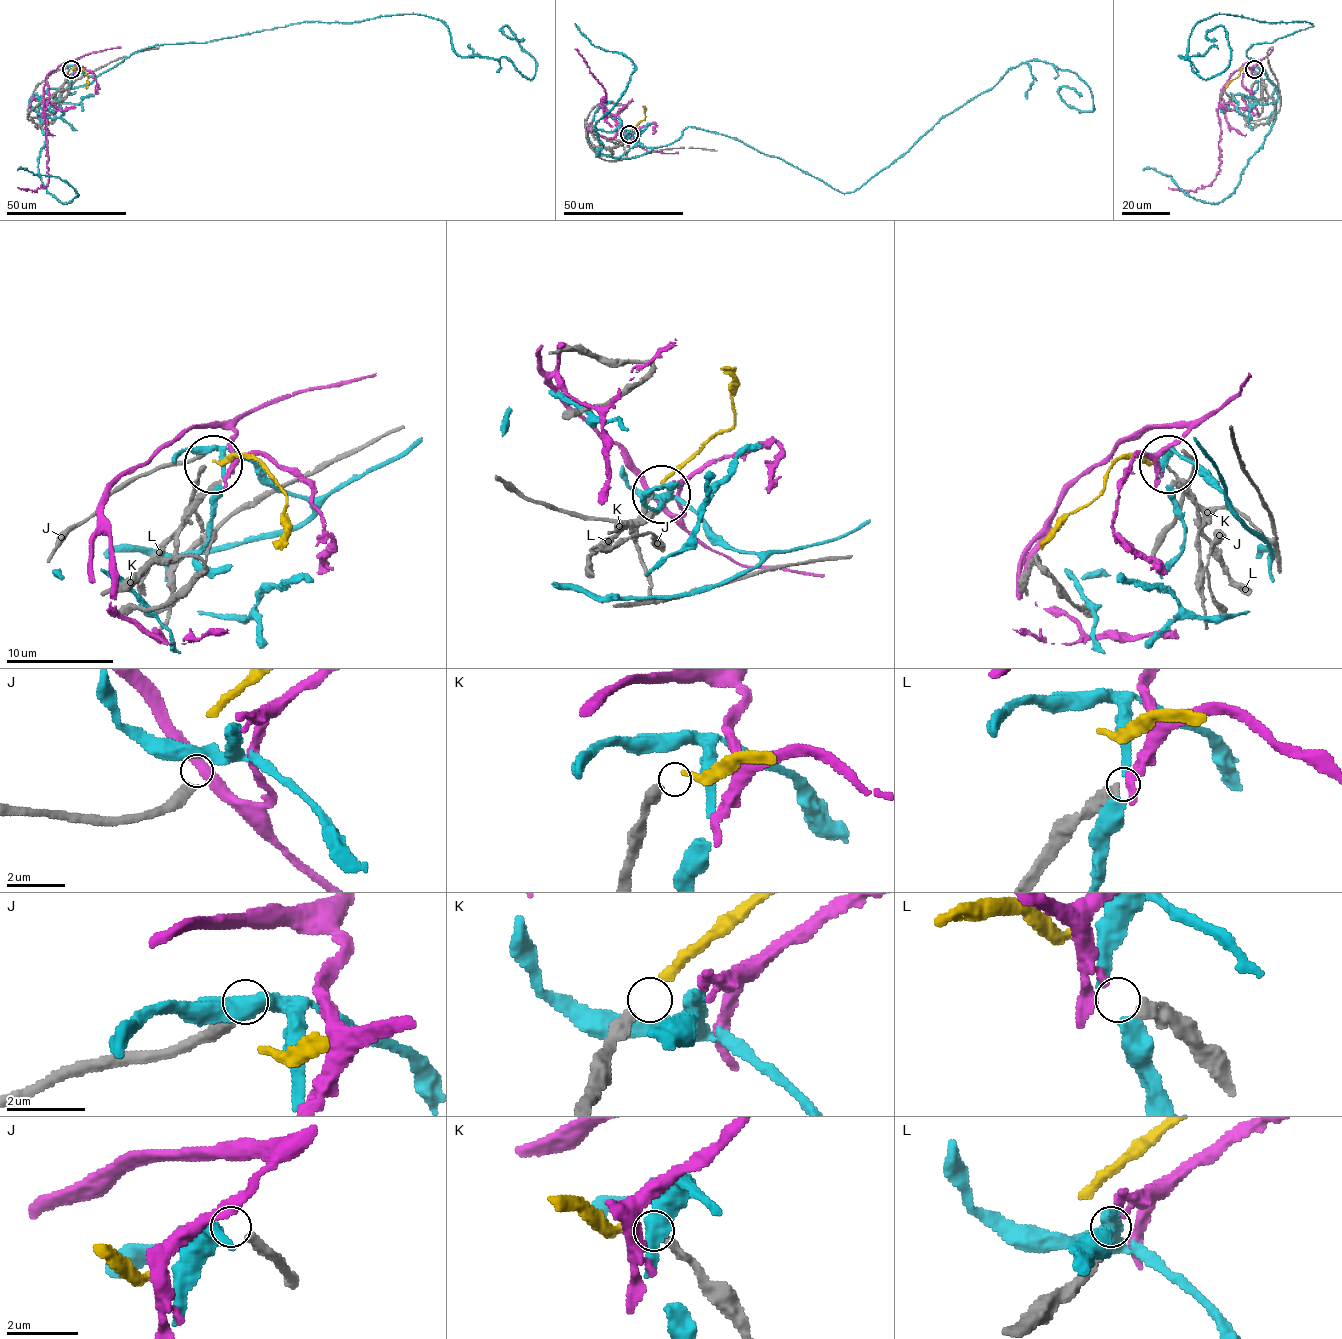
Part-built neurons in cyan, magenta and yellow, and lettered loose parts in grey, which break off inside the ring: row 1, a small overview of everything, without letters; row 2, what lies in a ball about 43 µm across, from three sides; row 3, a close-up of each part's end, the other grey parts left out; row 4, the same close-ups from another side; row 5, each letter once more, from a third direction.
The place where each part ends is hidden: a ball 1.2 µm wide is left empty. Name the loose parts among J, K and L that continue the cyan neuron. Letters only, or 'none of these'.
none of these

